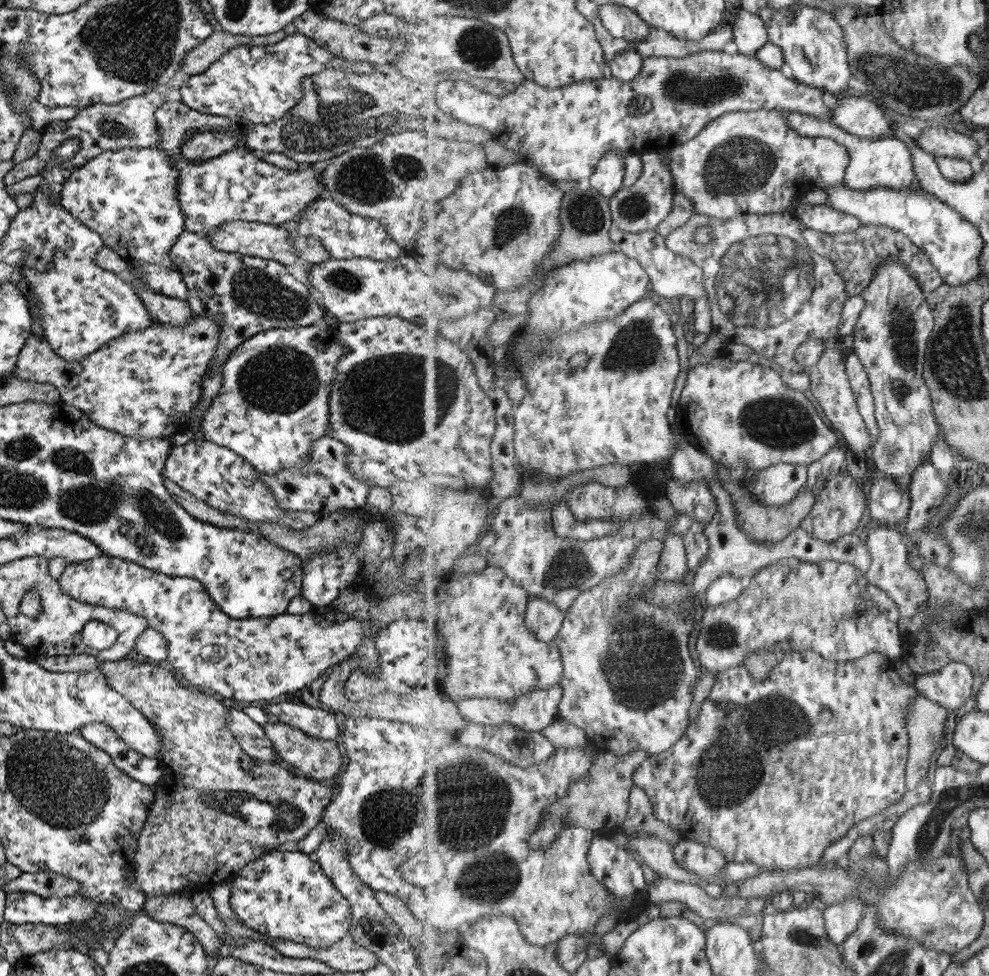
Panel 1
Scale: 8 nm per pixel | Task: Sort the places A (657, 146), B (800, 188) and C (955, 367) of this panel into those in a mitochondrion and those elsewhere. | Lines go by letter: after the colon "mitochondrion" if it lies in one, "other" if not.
A: other
B: other
C: mitochondrion

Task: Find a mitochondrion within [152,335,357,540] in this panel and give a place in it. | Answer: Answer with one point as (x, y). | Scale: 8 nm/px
(279, 380)

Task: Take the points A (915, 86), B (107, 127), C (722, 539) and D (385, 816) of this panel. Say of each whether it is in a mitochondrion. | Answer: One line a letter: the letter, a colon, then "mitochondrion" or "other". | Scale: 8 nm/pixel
A: mitochondrion
B: mitochondrion
C: other
D: mitochondrion

